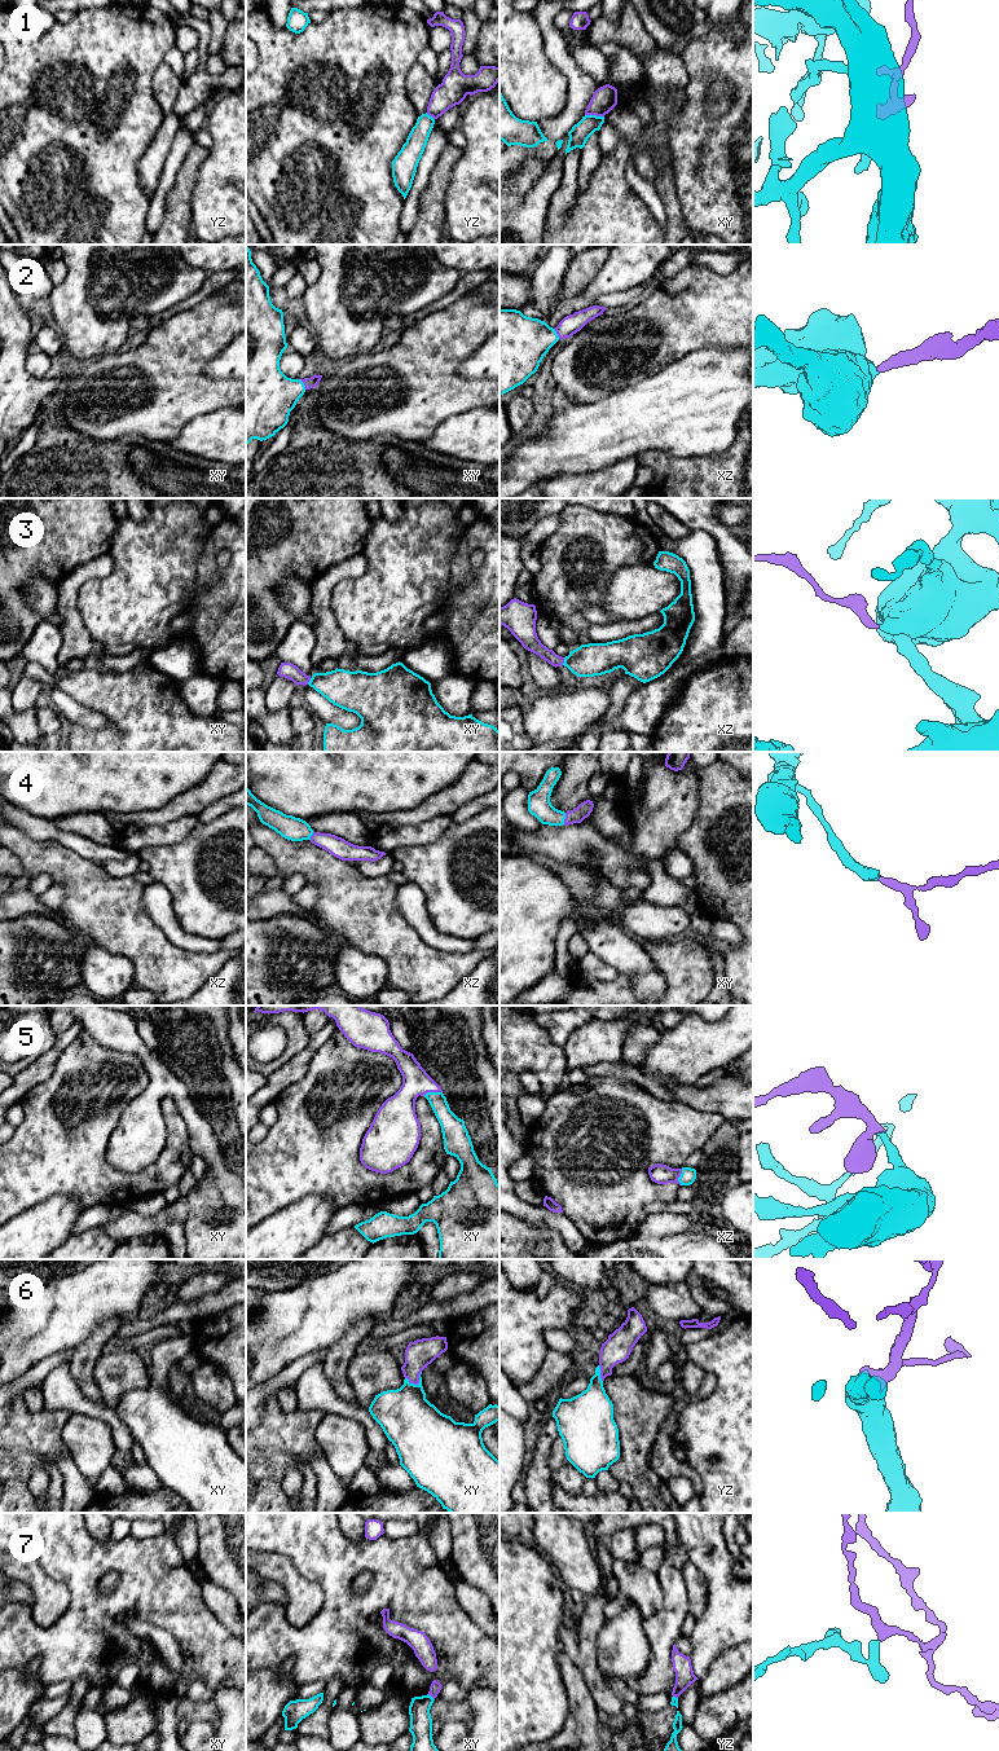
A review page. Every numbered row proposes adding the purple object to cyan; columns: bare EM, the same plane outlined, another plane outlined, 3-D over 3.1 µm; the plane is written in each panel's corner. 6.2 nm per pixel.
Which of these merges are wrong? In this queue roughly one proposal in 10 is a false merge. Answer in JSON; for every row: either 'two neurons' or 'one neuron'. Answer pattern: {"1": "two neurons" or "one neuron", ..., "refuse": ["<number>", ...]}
{"1": "two neurons", "2": "one neuron", "3": "one neuron", "4": "one neuron", "5": "one neuron", "6": "one neuron", "7": "two neurons", "refuse": ["1", "7"]}

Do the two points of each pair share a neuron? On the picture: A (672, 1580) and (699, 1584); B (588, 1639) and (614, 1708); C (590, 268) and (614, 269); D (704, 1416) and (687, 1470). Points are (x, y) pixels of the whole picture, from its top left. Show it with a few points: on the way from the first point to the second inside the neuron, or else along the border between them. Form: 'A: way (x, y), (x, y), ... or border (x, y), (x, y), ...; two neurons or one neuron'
A: border (686, 1561), (682, 1567), (682, 1578), (690, 1611); two neurons
B: way (588, 1655), (588, 1666), (604, 1692); one neuron
C: border (607, 258), (594, 281), (582, 293); two neurons
D: border (685, 1460), (699, 1475), (703, 1491); two neurons

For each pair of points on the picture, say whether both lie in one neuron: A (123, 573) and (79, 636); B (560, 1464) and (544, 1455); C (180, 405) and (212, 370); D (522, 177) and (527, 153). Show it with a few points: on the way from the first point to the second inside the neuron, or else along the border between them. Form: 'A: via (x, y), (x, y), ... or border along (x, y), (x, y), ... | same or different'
A: border along (78, 597), (79, 616), (88, 634), (95, 641) | different
B: border along (559, 1435), (554, 1441), (548, 1459), (553, 1481) | different
C: border along (221, 348), (205, 366), (203, 373), (210, 379) | different
D: border along (549, 161), (526, 158), (513, 168) | different

